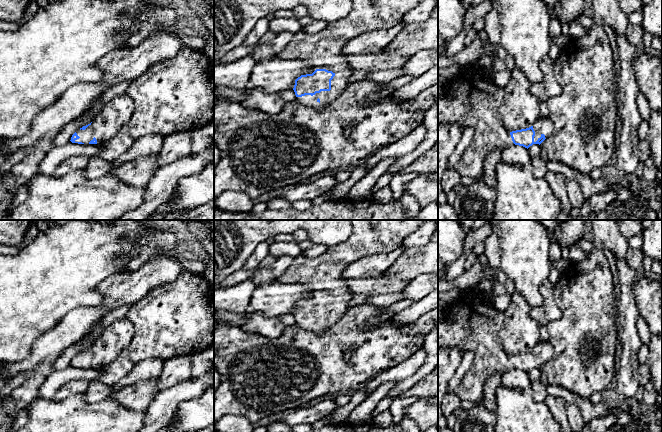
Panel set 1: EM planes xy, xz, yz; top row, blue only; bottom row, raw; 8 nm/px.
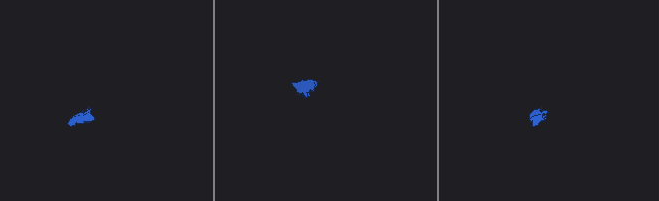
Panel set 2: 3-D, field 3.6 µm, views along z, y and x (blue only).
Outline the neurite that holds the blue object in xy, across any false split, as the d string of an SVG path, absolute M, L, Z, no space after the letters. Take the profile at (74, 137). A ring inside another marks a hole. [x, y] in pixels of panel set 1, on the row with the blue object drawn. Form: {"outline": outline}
{"outline": "M127 93L117 96L104 105L101 113L88 125L83 126L71 137L72 143L101 144L113 138L129 121L134 104Z"}

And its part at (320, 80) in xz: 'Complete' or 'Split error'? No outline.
Split error

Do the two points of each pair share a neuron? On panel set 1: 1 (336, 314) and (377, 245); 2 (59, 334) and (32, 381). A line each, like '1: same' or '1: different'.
1: same
2: same

